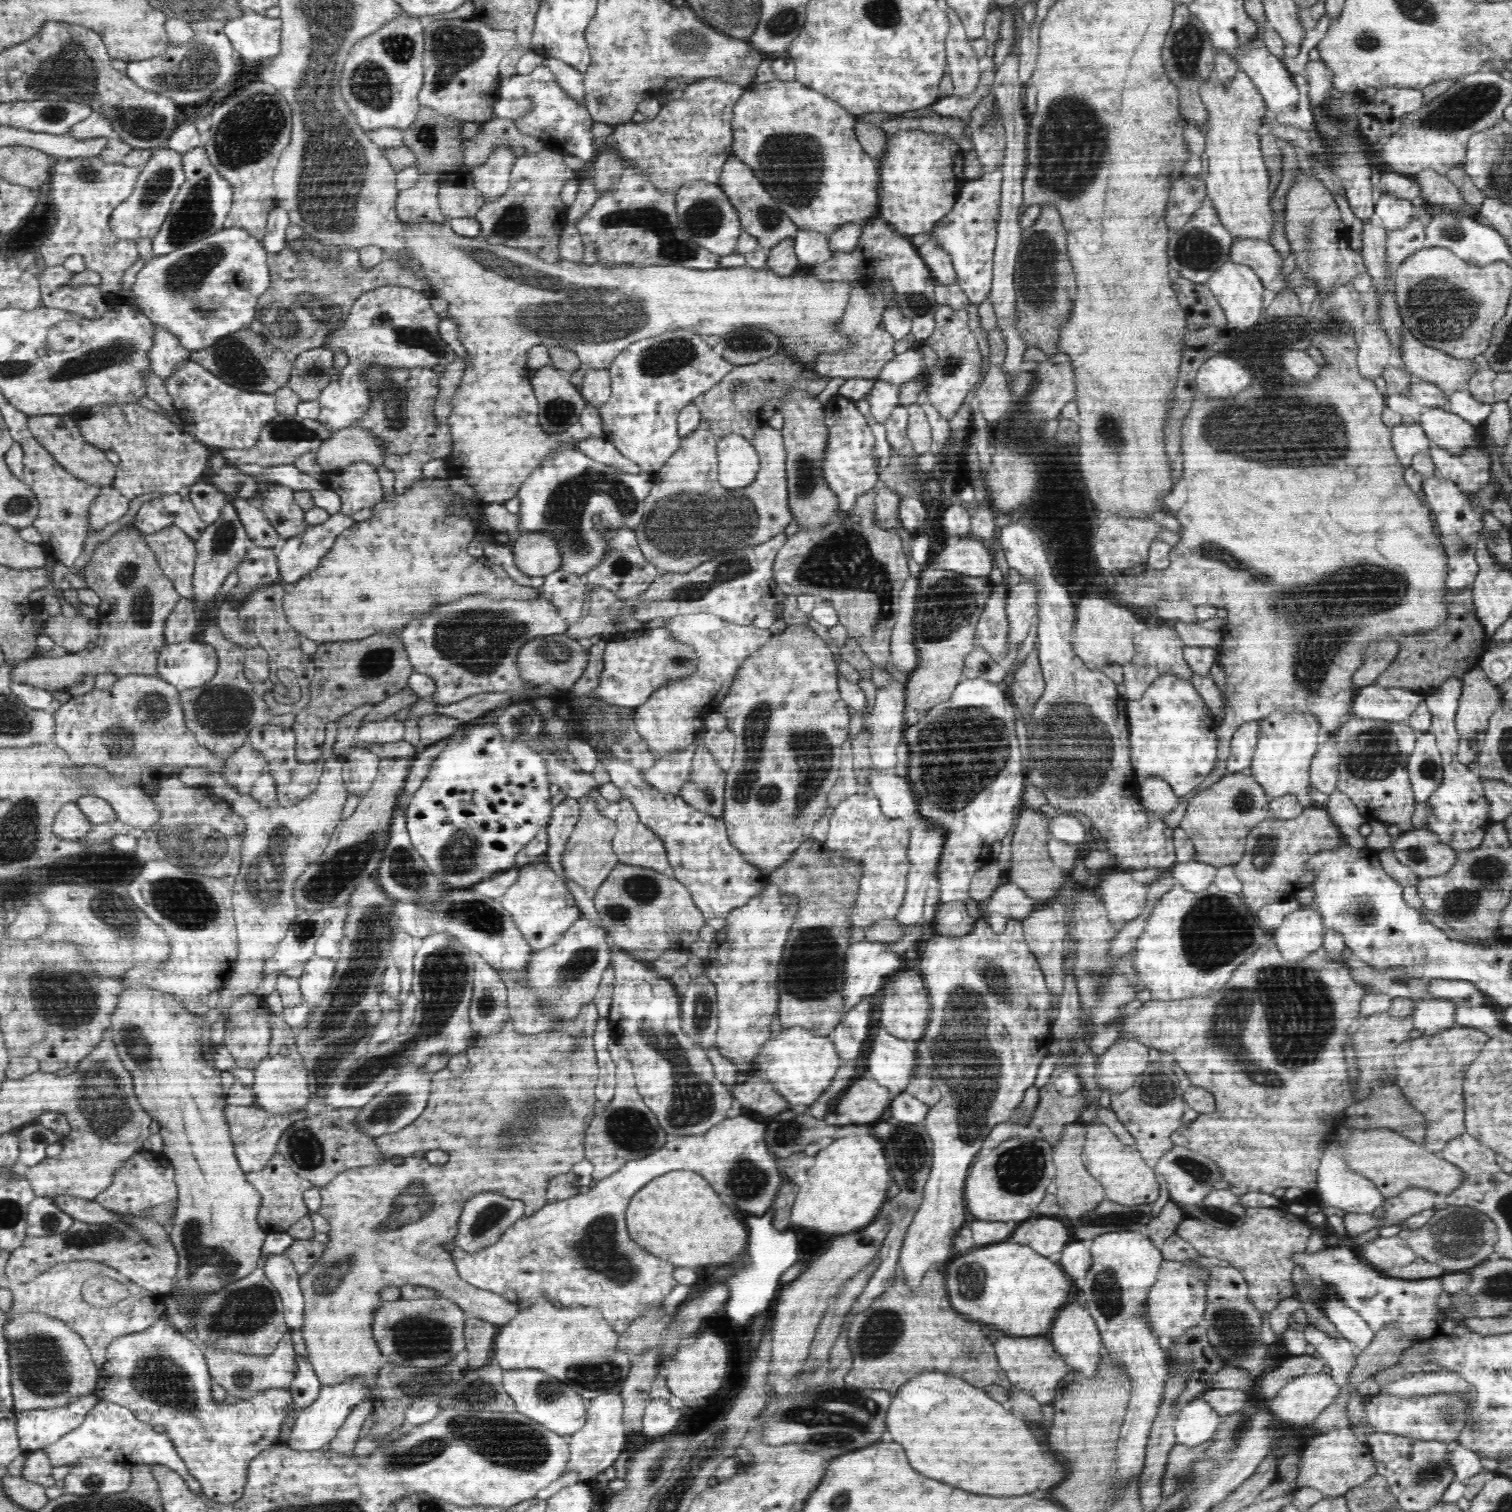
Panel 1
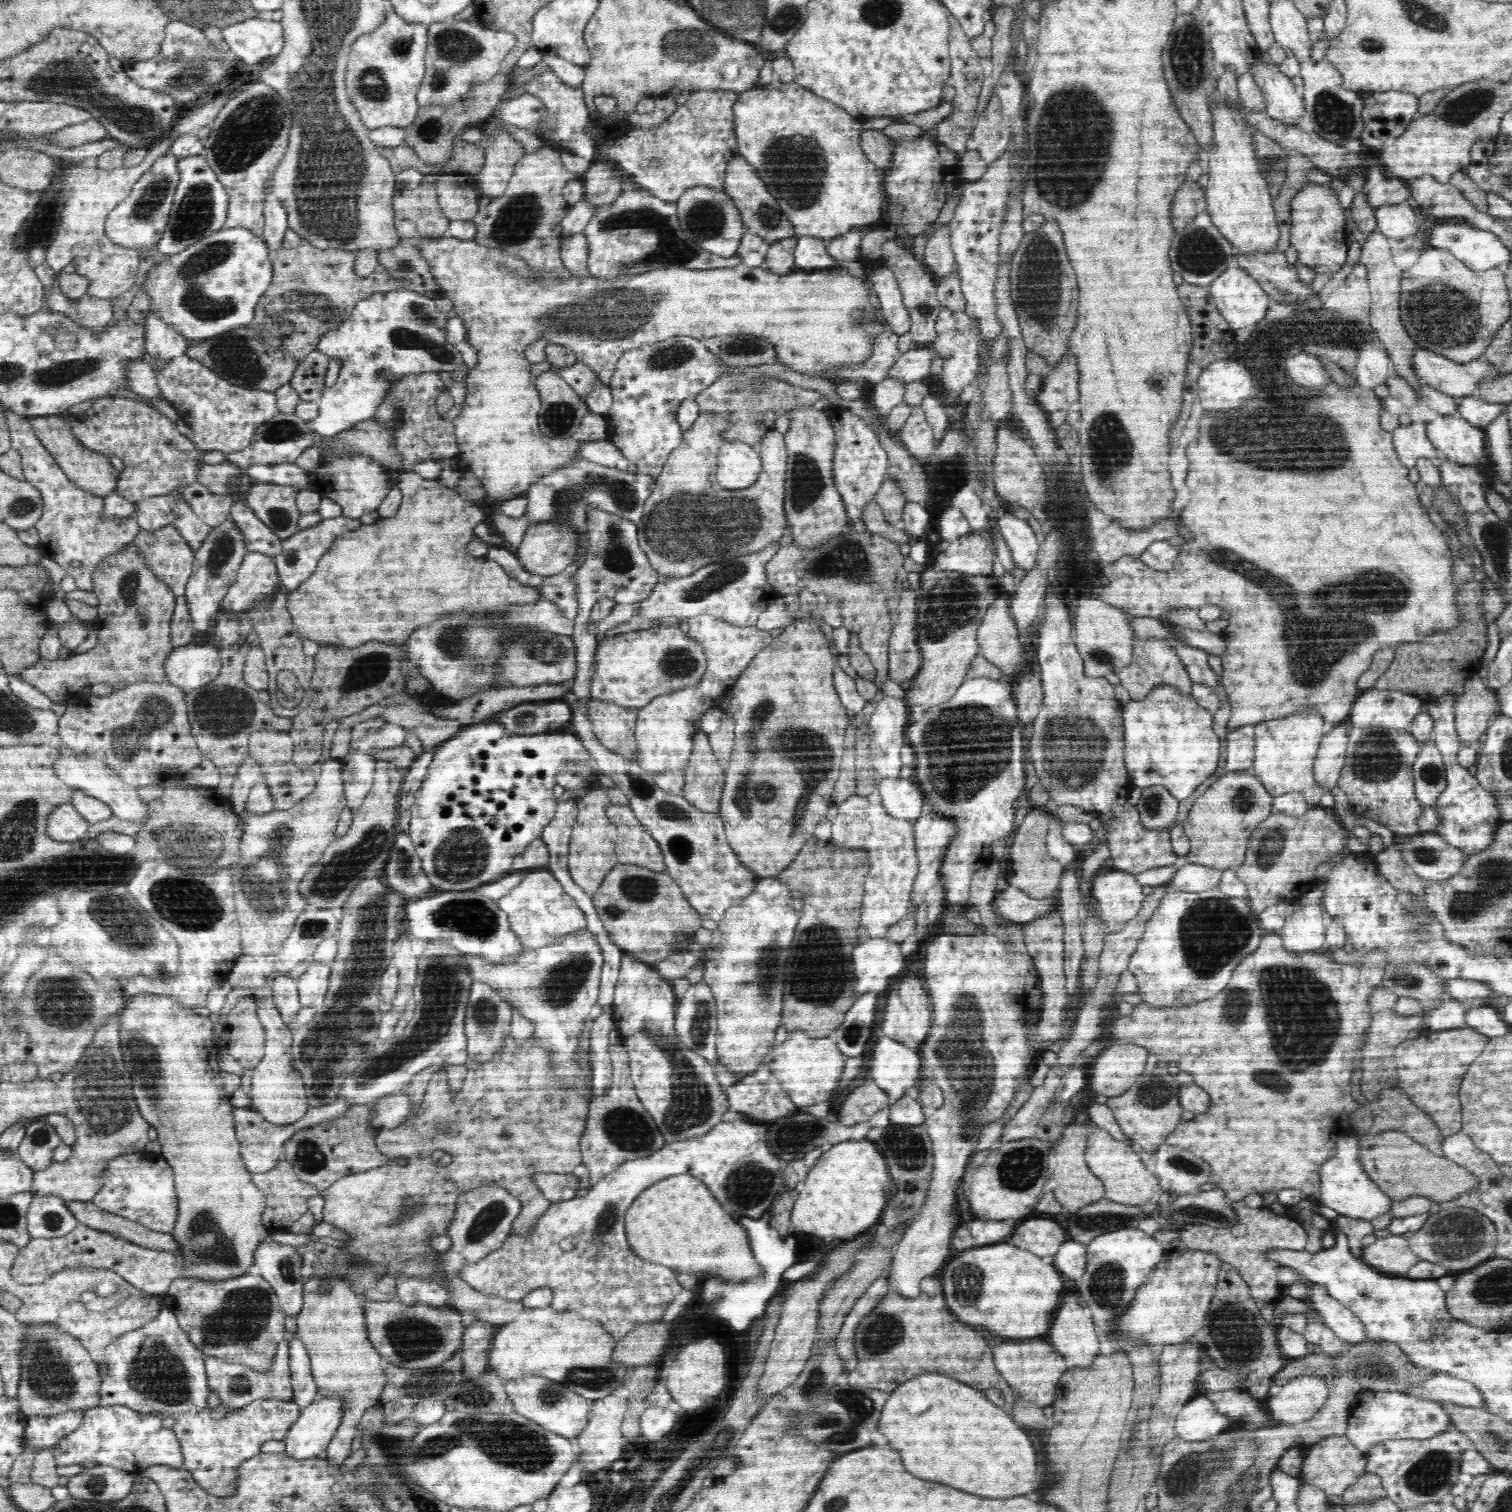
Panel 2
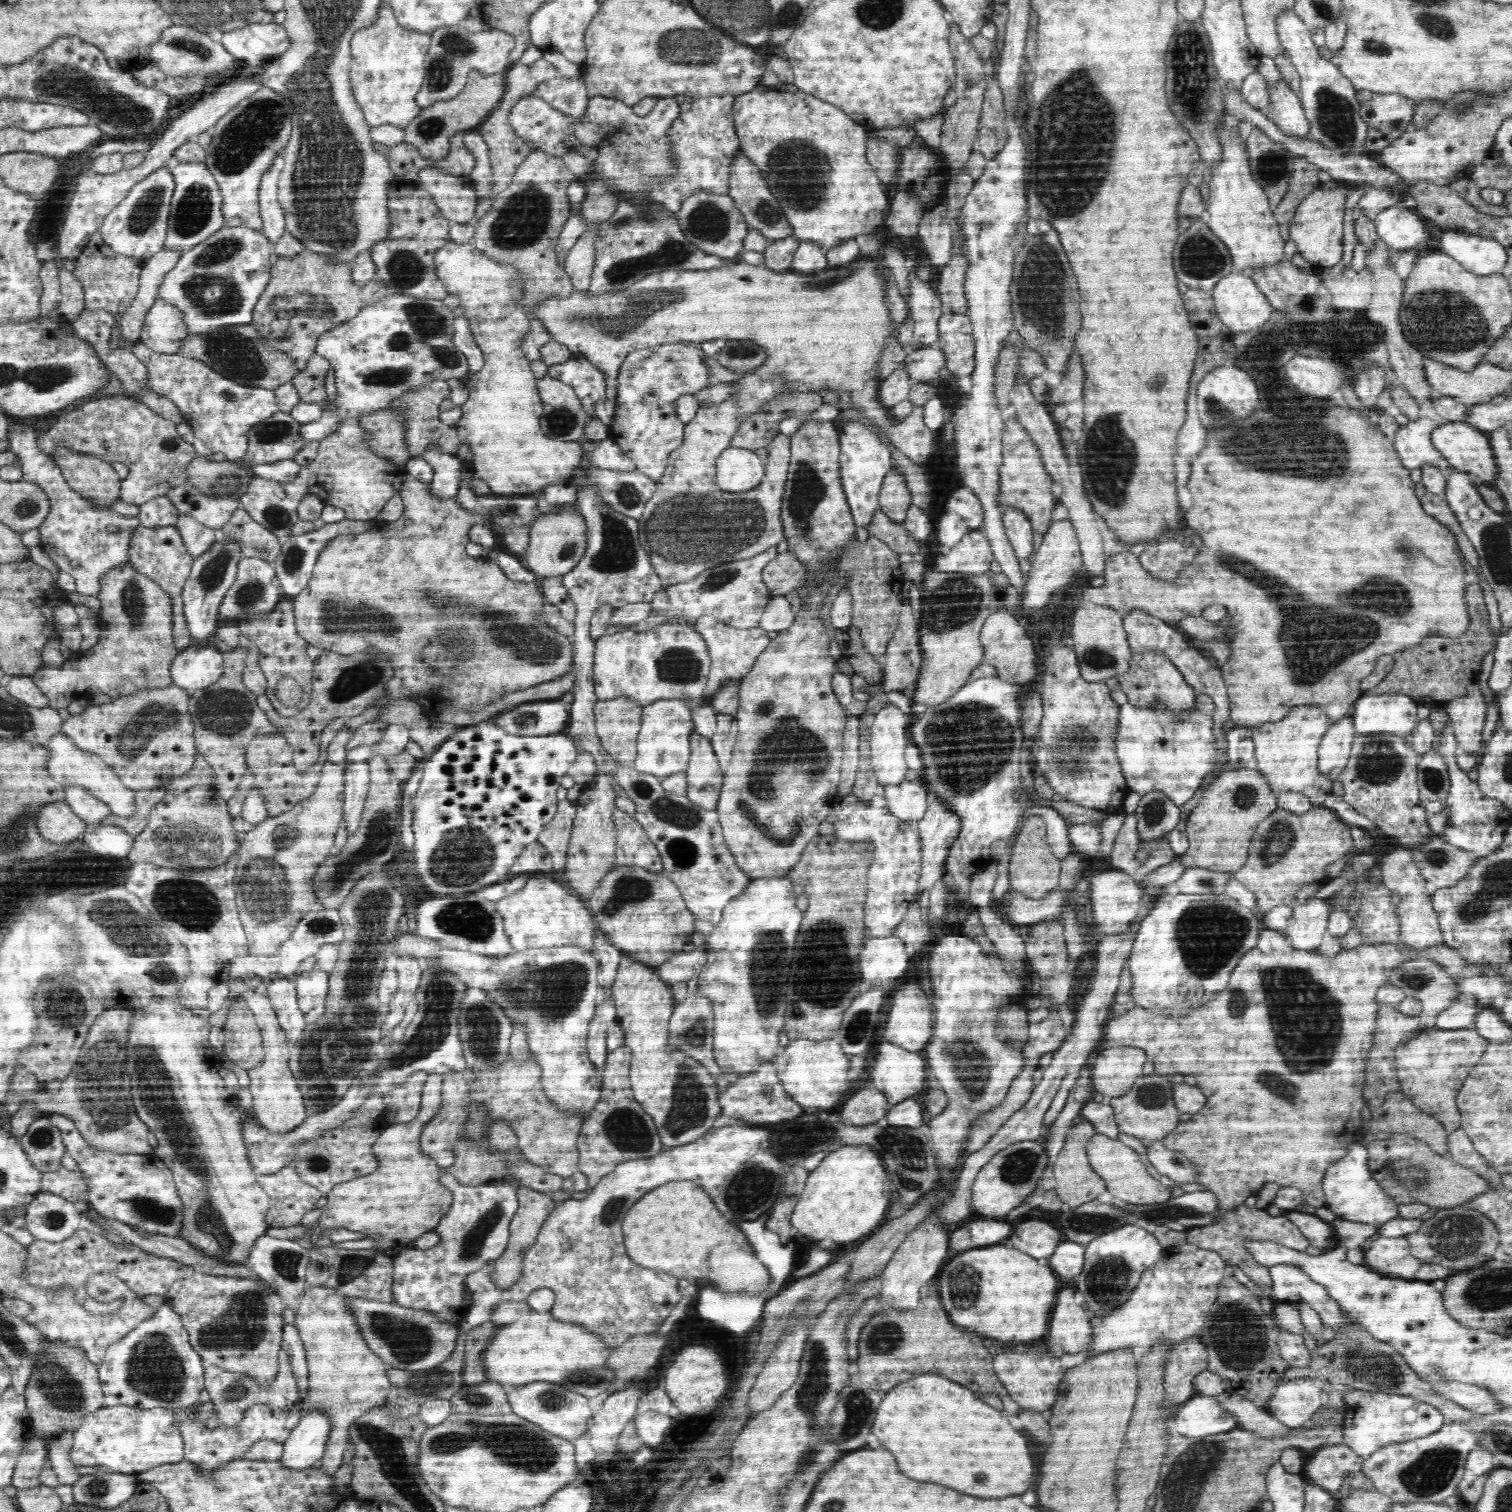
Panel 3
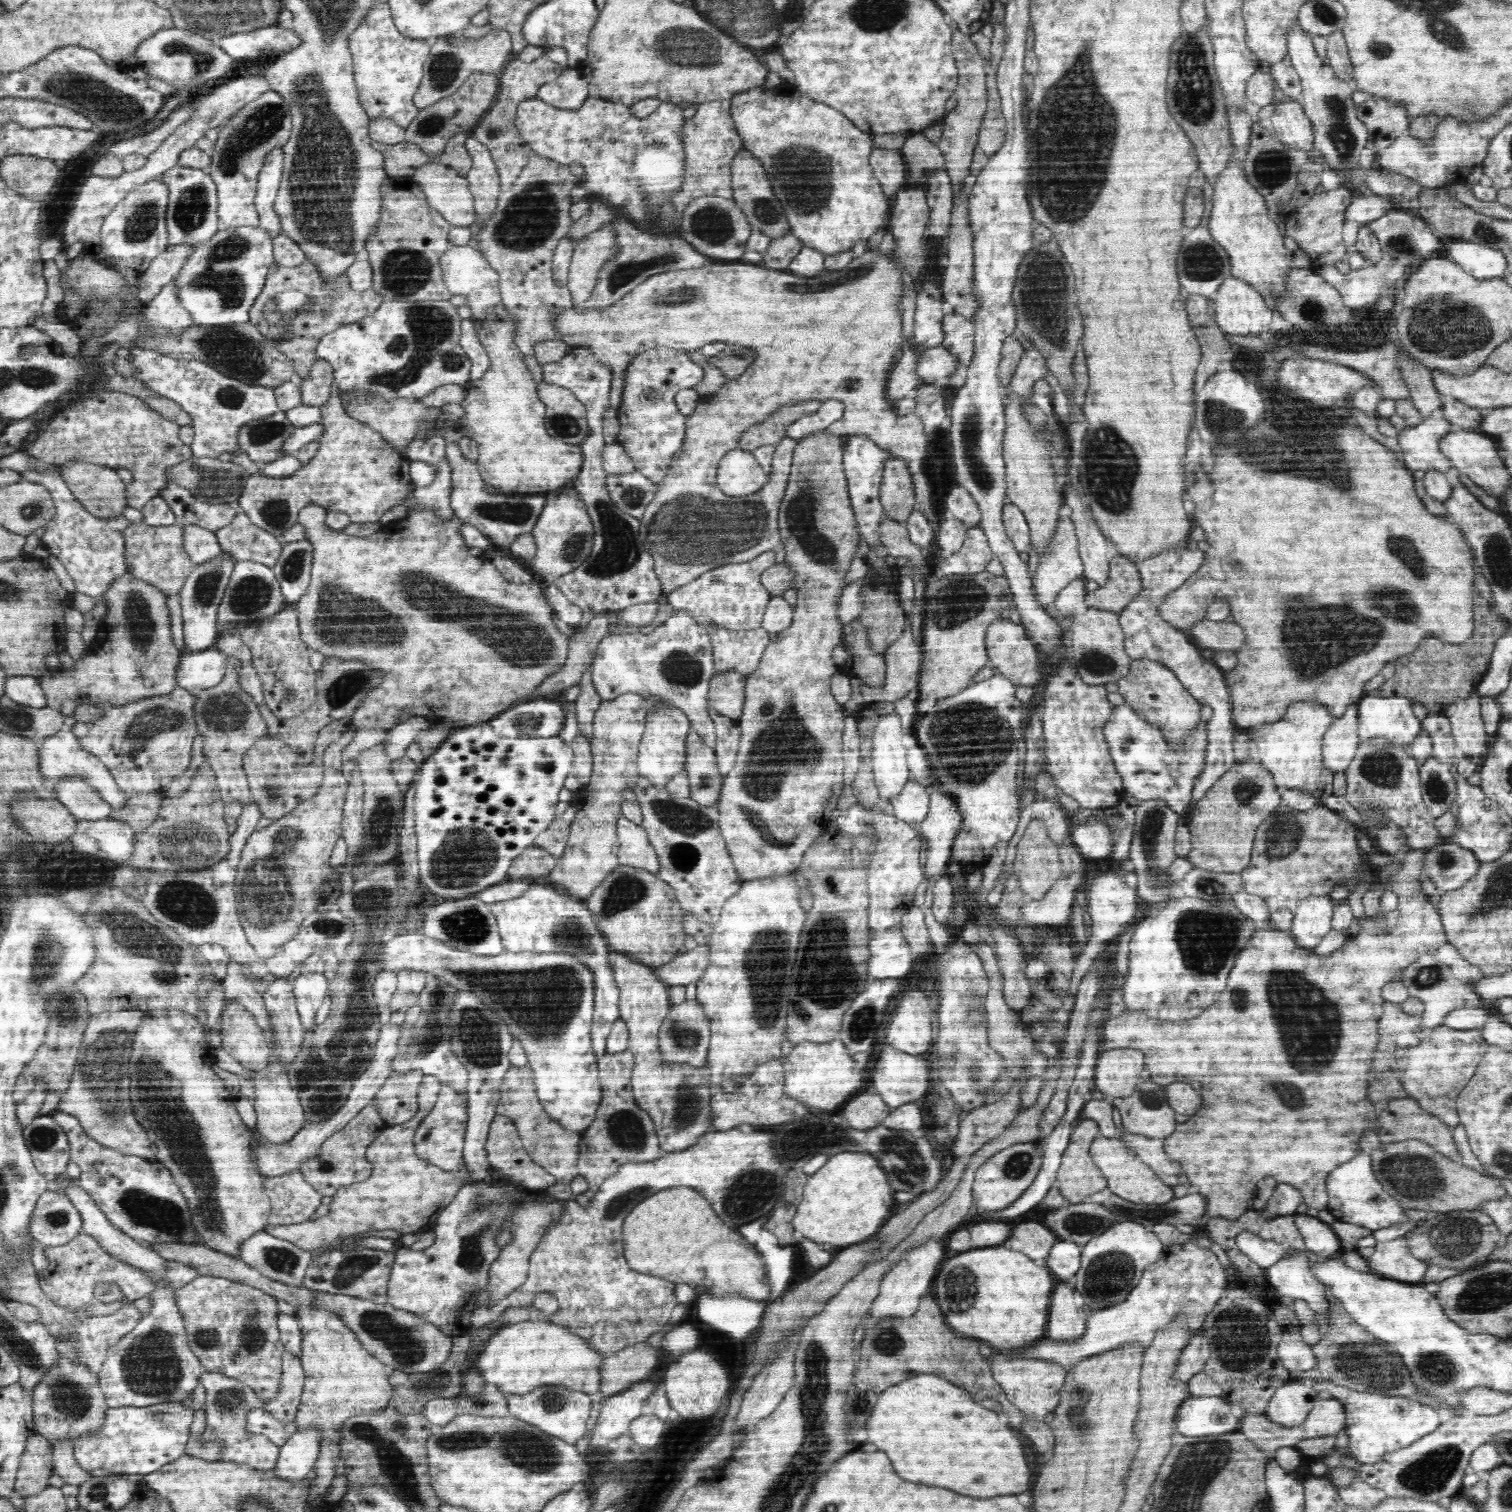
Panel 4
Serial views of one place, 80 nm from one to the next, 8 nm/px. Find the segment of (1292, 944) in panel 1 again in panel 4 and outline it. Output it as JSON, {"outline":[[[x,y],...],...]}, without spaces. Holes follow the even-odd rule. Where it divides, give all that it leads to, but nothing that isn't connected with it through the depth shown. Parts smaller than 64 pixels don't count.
{"outline":[[[1329,895],[1303,898],[1293,907],[1293,920],[1289,933],[1296,944],[1313,949],[1332,930],[1332,914],[1336,904]]]}

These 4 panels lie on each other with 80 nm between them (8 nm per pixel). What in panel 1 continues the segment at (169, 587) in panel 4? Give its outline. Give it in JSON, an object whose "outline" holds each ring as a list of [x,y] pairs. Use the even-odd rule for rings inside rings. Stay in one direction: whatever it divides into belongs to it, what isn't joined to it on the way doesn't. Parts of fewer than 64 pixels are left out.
{"outline":[[[175,525],[145,536],[164,575],[172,580],[182,598],[194,596],[196,542]]]}

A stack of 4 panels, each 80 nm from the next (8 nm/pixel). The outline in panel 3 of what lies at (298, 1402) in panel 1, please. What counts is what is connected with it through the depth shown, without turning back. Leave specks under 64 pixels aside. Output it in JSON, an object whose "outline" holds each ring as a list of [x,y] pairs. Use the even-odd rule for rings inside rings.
{"outline":[[[284,1323],[281,1346],[289,1352],[290,1364],[292,1365],[294,1375],[296,1375],[300,1400],[302,1400],[307,1395],[309,1370],[307,1367],[306,1349],[295,1324]]]}

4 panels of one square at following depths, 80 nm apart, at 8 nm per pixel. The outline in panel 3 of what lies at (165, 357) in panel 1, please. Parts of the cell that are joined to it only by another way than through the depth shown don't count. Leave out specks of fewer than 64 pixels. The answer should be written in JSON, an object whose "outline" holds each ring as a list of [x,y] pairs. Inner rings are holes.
{"outline":[[[154,302],[146,313],[139,342],[157,353],[178,354],[178,342],[183,342],[188,336],[179,312],[165,302]]]}

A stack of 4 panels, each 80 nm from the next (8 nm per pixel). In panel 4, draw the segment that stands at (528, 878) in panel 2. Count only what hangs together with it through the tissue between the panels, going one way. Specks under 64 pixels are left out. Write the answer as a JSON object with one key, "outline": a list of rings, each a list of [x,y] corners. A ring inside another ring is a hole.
{"outline":[[[531,880],[530,884],[532,886],[518,898],[489,904],[499,927],[500,938],[503,938],[503,950],[514,953],[530,951],[574,953],[575,957],[591,970],[595,976],[596,996],[590,1038],[593,1053],[599,1059],[600,1056],[607,1054],[606,1038],[610,1034],[612,1022],[621,1019],[618,1003],[620,990],[617,989],[613,966],[608,956],[610,947],[598,928],[594,913],[588,910],[583,900],[570,898],[570,895],[552,883],[540,886]]]}

